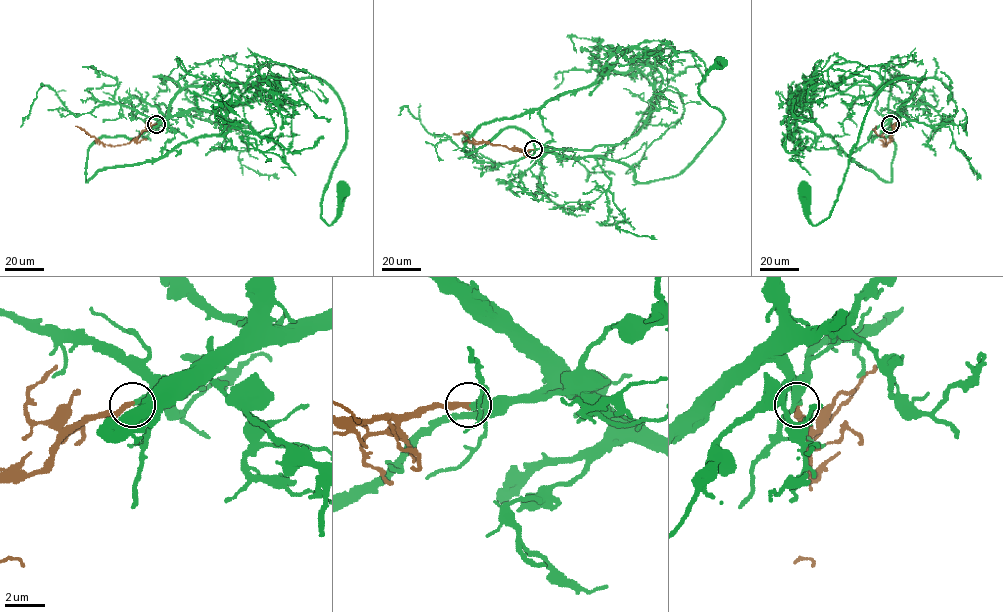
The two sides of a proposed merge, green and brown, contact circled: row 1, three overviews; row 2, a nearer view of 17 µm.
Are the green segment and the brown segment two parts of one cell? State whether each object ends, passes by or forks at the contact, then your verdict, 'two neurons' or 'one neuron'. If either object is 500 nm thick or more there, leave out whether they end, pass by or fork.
green passes by; brown ends; one neuron

